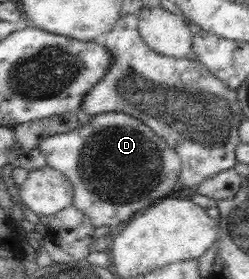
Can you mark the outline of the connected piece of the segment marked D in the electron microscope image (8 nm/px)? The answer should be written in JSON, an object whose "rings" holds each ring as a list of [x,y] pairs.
{"rings":[[[109,111],[93,115],[88,125],[80,124],[77,129],[67,133],[56,133],[43,138],[38,143],[46,164],[69,178],[73,184],[73,207],[83,212],[97,229],[106,226],[110,235],[116,234],[122,221],[132,218],[137,211],[143,211],[159,199],[176,193],[181,160],[177,152],[167,142],[155,135],[153,130],[132,115],[120,111]]]}

